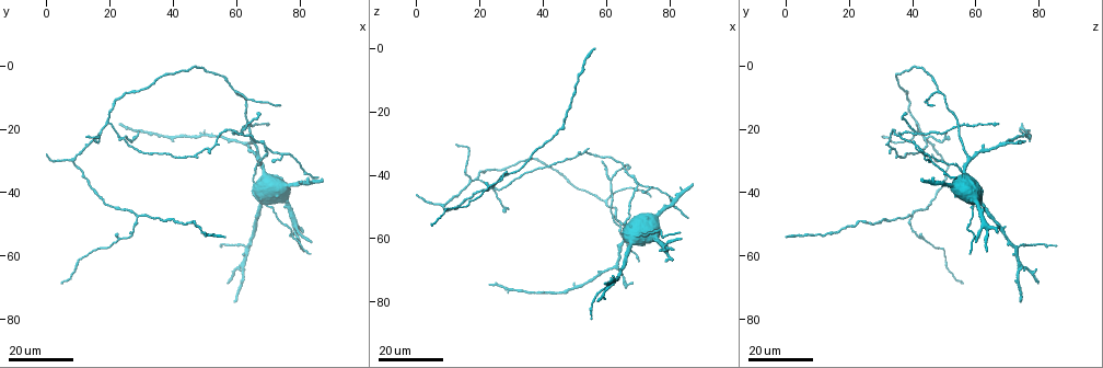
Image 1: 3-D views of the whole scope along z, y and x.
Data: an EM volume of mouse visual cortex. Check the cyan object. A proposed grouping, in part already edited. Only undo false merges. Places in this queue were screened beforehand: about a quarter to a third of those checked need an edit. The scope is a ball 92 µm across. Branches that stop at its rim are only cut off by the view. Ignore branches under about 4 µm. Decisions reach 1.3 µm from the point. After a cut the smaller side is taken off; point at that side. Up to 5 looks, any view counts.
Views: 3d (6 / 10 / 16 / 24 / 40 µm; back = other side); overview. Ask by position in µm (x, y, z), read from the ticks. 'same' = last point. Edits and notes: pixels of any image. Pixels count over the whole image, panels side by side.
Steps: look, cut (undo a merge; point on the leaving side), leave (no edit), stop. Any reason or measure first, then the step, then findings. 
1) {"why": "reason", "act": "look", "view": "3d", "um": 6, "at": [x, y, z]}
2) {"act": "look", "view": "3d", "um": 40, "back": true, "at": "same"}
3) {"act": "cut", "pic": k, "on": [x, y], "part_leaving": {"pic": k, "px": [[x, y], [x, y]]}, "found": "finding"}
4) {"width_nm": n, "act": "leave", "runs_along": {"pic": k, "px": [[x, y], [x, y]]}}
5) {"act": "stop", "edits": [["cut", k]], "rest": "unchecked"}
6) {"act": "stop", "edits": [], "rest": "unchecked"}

{"why": "arms part here", "act": "look", "view": "3d", "um": 24, "at": [8, 30, 50]}

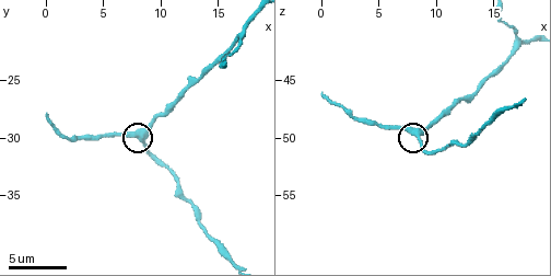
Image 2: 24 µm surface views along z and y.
{"act": "look", "view": "3d", "um": 6, "at": [8.2, 30.2, 49.6]}

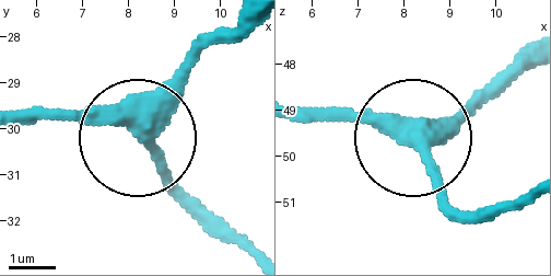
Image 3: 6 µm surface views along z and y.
{"arms": 3, "act": "leave", "runs_along": {"pic": 3, "px": [[513, 64], [457, 118], [419, 130], [301, 111]]}, "found": "continuous, no second cell"}

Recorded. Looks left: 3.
{"why": "small branch off a trunk", "act": "look", "view": "3d", "um": 24, "at": [60, 8, 48]}

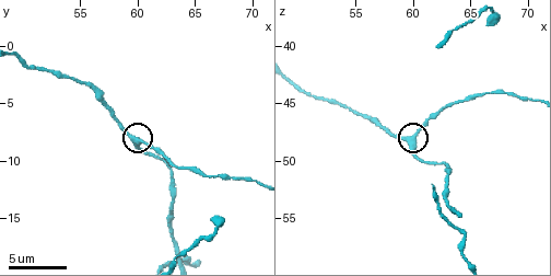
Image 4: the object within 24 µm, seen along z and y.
{"act": "look", "view": "3d", "um": 10, "at": [59.8, 8.2, 48.0]}

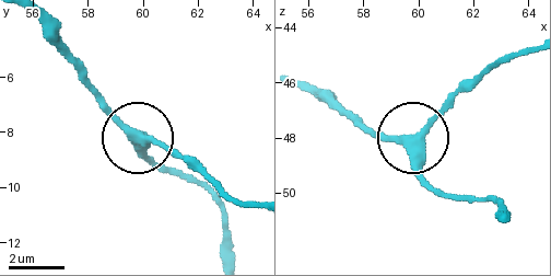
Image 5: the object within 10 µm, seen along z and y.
{"act": "look", "view": "3d", "um": 10, "back": true, "at": [59.8, 8.1, 48.2]}

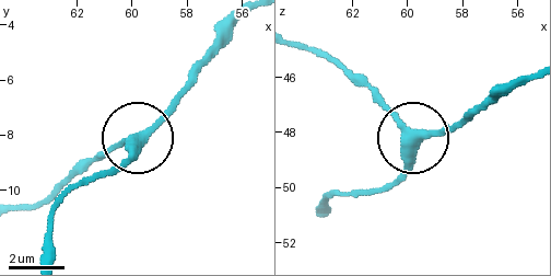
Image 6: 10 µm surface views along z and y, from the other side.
{"arms": 3, "act": "leave", "runs_along": {"pic": 6, "px": [[321, 217], [324, 200], [393, 182], [411, 139], [352, 71]]}, "found": "continuous, no second cell"}

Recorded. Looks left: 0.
{"act": "stop", "edits": [], "rest": "unchecked"}

